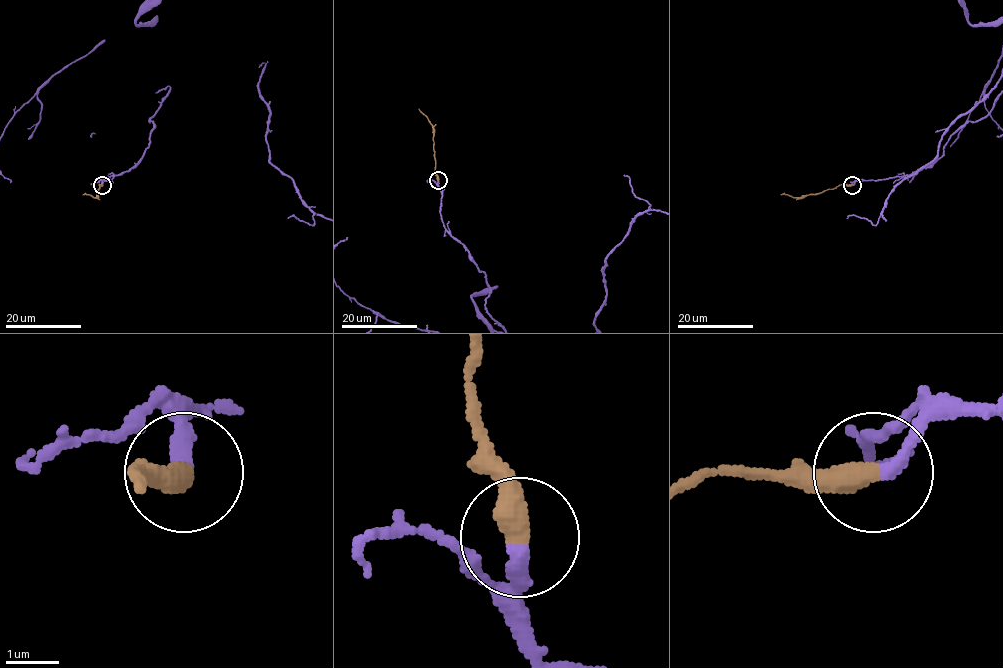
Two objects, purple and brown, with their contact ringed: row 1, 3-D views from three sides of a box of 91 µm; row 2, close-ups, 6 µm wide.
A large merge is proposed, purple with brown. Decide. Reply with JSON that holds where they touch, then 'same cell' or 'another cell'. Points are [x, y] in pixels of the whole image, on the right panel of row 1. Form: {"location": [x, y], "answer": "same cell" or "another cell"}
{"location": [852, 185], "answer": "same cell"}

